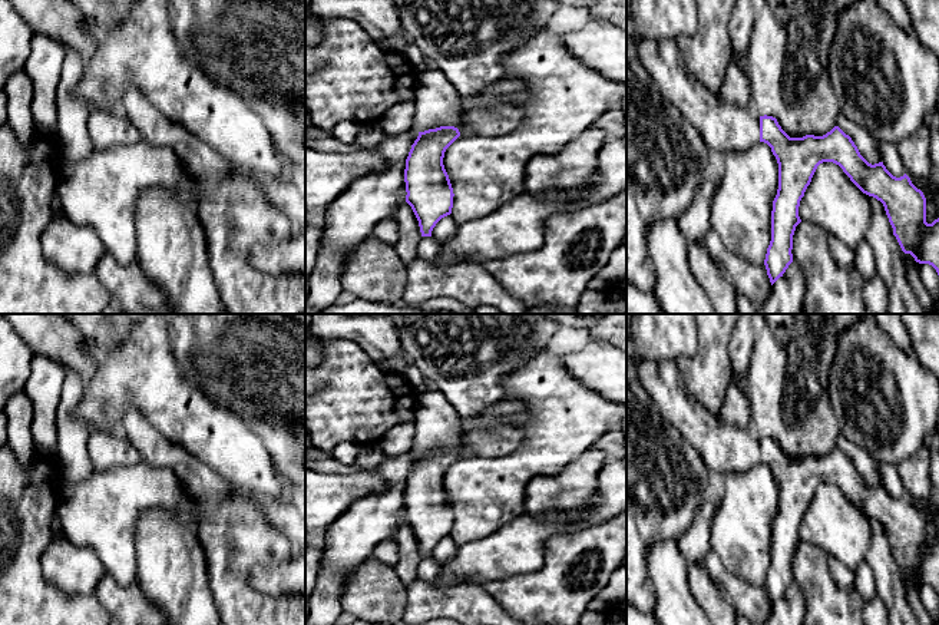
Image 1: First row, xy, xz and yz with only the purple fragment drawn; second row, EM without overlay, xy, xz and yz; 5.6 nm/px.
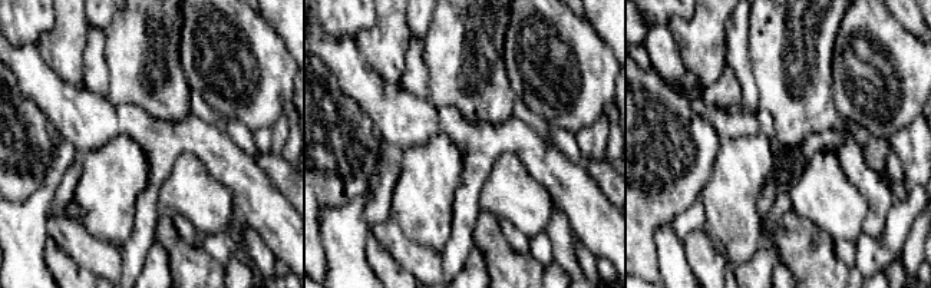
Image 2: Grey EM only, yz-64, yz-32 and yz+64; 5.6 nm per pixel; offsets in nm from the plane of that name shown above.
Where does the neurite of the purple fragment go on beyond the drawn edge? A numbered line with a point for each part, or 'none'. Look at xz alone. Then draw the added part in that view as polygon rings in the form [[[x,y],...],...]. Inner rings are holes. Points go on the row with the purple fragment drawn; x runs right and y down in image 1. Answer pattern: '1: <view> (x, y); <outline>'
1: xz (437, 102); [[[429,66],[419,77],[413,100],[416,109],[411,129],[416,132],[456,126],[460,119],[463,97],[450,80],[433,66]]]

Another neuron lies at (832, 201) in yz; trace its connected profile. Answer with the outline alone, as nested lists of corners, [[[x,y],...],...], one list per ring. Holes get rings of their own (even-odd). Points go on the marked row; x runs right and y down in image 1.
[[[823,162],[800,201],[799,216],[854,249],[864,241],[872,211],[867,196],[843,169]]]

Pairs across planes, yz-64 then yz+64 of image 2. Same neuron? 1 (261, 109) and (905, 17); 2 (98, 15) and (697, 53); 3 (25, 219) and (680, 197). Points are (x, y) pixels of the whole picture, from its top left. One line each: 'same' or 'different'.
1: different
2: different
3: different

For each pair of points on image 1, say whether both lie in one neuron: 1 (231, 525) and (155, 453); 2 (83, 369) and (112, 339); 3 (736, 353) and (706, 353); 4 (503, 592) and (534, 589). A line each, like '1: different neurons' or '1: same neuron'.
1: same neuron
2: different neurons
3: different neurons
4: same neuron

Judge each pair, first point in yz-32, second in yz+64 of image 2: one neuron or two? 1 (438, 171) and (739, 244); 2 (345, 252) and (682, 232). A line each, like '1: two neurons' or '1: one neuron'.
1: one neuron
2: two neurons

